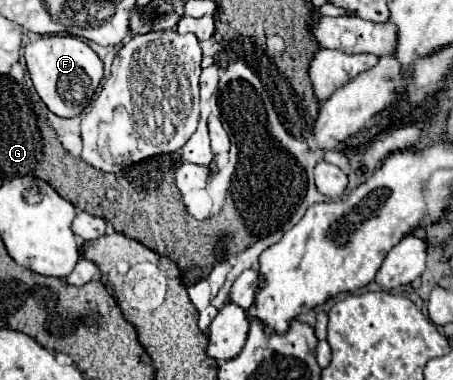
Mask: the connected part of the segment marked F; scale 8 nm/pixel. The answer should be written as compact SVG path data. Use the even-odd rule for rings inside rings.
M42 35L24 47L24 59L36 93L46 107L58 117L76 117L92 101L92 95L102 79L100 57L78 37Z

